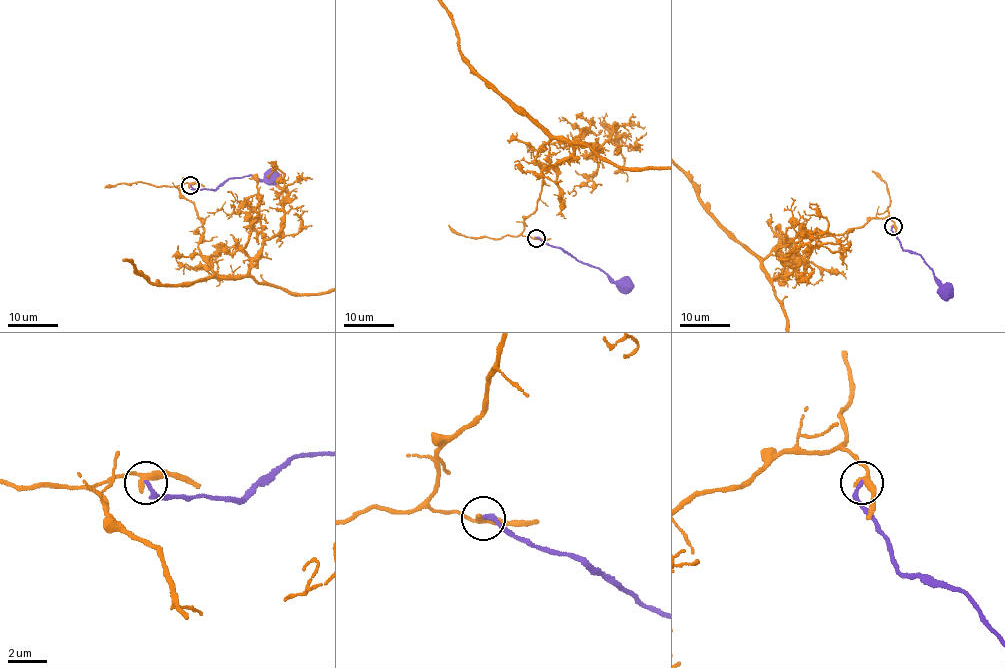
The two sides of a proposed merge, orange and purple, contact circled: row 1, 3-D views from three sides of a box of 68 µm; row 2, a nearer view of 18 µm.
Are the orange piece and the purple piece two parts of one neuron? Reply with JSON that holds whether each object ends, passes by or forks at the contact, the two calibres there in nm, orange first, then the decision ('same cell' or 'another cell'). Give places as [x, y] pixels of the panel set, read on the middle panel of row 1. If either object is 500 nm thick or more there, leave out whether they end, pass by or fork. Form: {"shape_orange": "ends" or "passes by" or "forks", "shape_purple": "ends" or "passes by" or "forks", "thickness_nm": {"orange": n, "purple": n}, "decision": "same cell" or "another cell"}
{"shape_orange": "passes by", "shape_purple": "ends", "thickness_nm": {"orange": 320, "purple": 240}, "decision": "another cell"}

